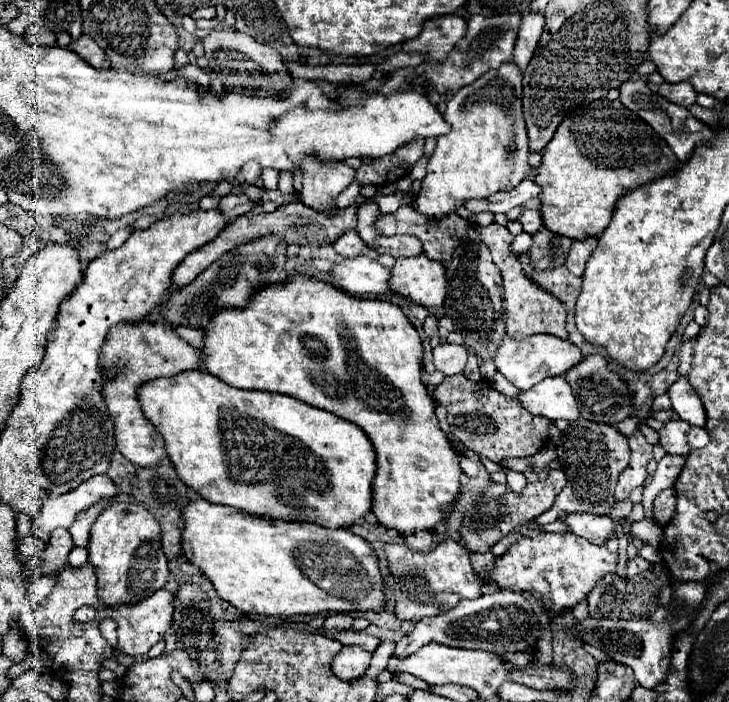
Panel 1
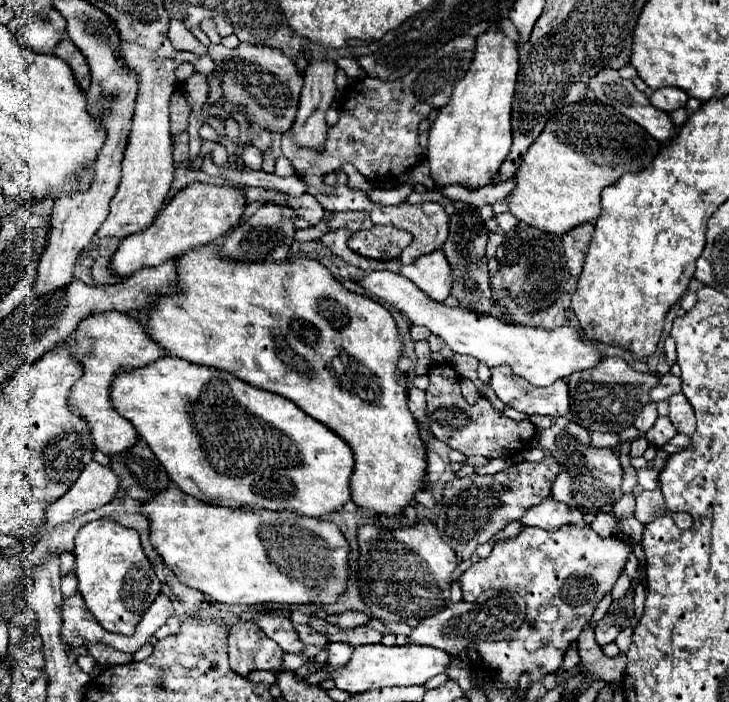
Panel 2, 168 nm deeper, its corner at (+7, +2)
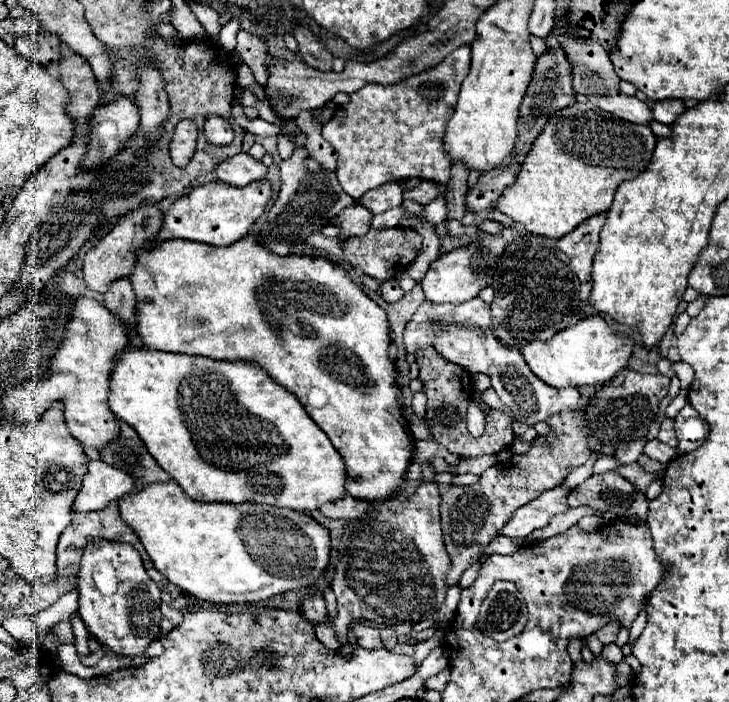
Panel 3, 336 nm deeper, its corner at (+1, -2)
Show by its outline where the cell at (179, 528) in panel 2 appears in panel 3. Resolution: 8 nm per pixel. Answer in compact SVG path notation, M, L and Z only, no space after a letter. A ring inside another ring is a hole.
M176 480L166 484L150 484L142 492L128 492L118 502L122 520L138 532L154 568L166 576L184 594L208 602L234 604L234 602L260 602L276 594L300 588L312 588L324 578L330 558L330 536L312 516L288 508L276 508L256 502L196 502L182 492Z

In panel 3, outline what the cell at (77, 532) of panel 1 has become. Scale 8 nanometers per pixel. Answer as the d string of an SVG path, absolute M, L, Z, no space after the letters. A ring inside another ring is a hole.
M72 590L72 592L68 592L68 594L64 594L56 604L52 604L50 608L46 608L46 610L42 610L40 614L36 614L36 628L38 628L38 637L37 641L42 644L45 637L46 632L48 632L48 628L50 626L54 626L54 624L58 624L58 622L62 622L62 620L70 620L72 616L76 616L78 614L78 592L76 590Z

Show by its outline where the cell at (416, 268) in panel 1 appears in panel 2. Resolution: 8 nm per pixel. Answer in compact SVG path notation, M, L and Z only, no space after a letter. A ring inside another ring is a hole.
M434 250L430 254L420 256L414 264L402 264L400 274L412 280L426 296L436 302L448 298L452 288L452 274L442 250Z

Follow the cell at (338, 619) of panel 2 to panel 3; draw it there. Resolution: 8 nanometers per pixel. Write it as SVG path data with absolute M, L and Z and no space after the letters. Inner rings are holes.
M354 624L354 634L356 634L356 642L358 646L362 648L368 648L368 650L374 650L374 648L384 648L382 640L380 640L380 632L376 626L370 626L370 624Z

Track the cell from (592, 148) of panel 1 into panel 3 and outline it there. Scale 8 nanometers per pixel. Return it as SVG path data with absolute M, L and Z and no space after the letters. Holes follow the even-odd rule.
M576 102L550 116L550 120L544 126L544 132L538 134L530 154L526 154L516 182L510 188L506 188L506 192L502 192L502 196L496 202L496 208L502 214L510 216L514 222L522 224L530 234L556 240L572 232L586 218L606 212L612 204L614 192L620 186L620 182L636 178L642 170L646 170L656 146L656 138L648 126L630 124L614 118L606 120L604 114L606 112L594 108L594 104L590 102Z

